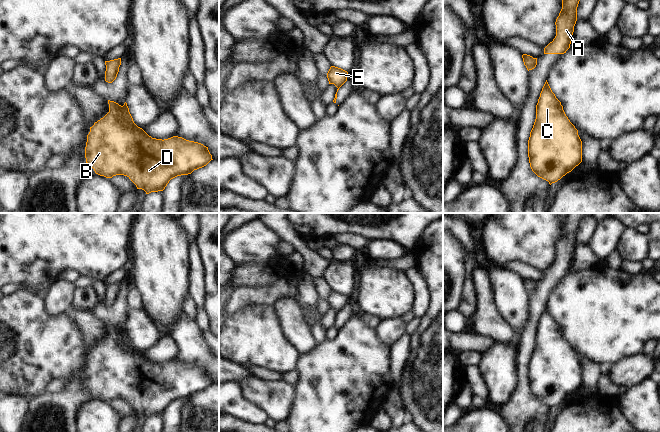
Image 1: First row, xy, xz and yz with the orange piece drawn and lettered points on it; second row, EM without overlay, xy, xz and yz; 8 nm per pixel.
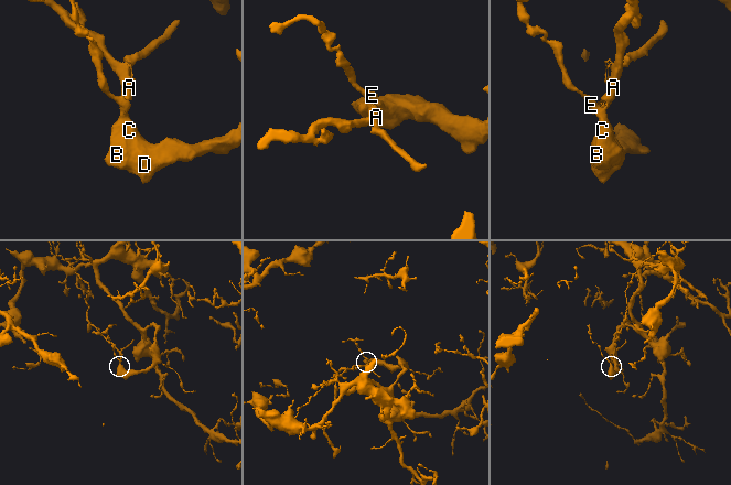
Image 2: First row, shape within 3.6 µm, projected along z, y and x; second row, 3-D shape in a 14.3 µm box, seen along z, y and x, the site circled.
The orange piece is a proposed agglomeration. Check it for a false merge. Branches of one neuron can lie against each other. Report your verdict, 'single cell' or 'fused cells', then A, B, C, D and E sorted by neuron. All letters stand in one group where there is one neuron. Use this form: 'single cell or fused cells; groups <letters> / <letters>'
fused cells; groups A / B C D E

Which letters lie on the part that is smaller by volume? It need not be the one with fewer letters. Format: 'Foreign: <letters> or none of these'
Foreign: A

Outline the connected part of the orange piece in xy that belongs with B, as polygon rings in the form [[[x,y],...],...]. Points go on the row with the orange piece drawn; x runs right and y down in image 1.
[[[108,100],[108,104],[109,112],[90,127],[87,135],[86,163],[96,174],[106,178],[116,175],[127,176],[137,189],[149,194],[163,191],[171,179],[191,174],[213,160],[208,147],[201,143],[178,136],[164,140],[152,138],[134,123],[126,102],[121,106]]]

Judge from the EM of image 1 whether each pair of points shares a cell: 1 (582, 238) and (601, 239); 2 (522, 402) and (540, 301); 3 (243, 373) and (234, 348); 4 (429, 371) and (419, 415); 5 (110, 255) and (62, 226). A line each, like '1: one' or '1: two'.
1: two
2: one
3: two
4: one
5: one

